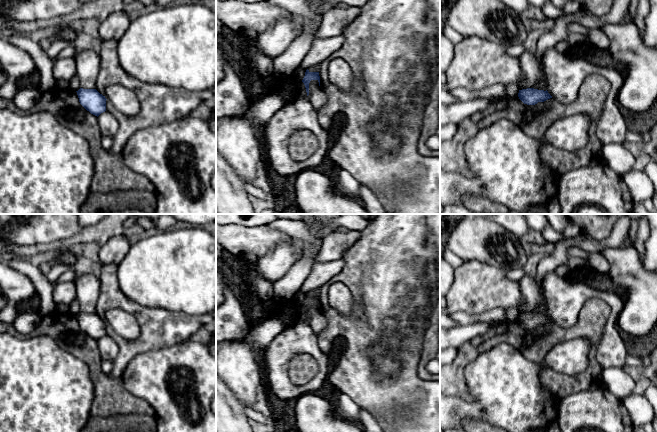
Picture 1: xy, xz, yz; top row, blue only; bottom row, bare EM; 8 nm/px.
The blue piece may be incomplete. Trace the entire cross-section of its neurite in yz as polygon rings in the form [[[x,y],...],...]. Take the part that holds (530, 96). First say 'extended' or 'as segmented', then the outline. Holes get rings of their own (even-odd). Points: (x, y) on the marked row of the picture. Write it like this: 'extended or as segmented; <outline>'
as segmented; [[[527,88],[519,90],[518,93],[519,99],[527,105],[535,105],[538,102],[544,102],[552,96],[548,93],[548,91],[538,90],[534,88]]]

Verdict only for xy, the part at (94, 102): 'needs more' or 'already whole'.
already whole

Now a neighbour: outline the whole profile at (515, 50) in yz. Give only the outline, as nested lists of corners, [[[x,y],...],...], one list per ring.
[[[513,44],[506,46],[506,52],[512,56],[518,58],[526,51],[523,44]]]

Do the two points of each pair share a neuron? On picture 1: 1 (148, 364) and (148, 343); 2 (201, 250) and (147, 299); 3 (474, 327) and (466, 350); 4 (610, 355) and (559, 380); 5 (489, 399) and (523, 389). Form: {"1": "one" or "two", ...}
{"1": "two", "2": "one", "3": "two", "4": "two", "5": "one"}

